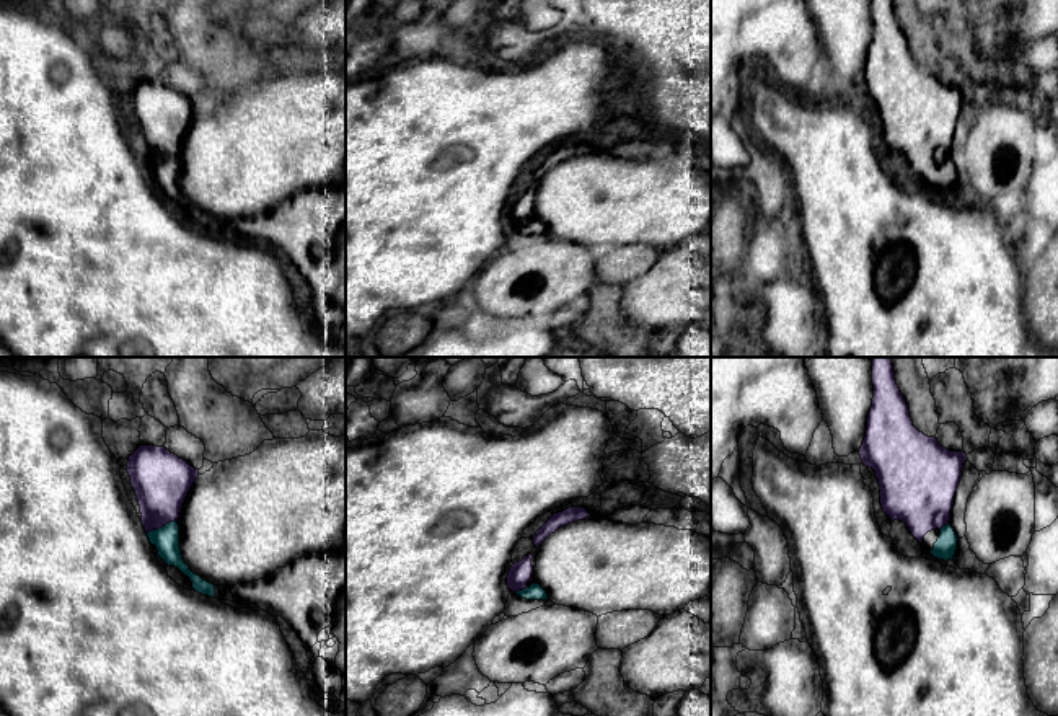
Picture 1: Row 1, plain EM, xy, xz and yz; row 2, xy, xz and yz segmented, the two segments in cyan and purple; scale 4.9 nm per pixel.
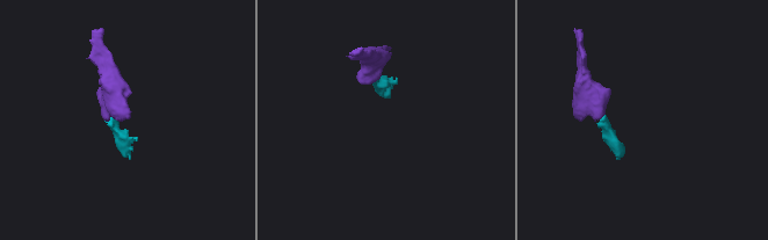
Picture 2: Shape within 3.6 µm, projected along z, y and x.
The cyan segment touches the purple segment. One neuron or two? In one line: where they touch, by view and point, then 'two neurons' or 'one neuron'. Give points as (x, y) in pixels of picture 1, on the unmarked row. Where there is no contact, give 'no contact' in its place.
xy (162, 162) | one neuron

